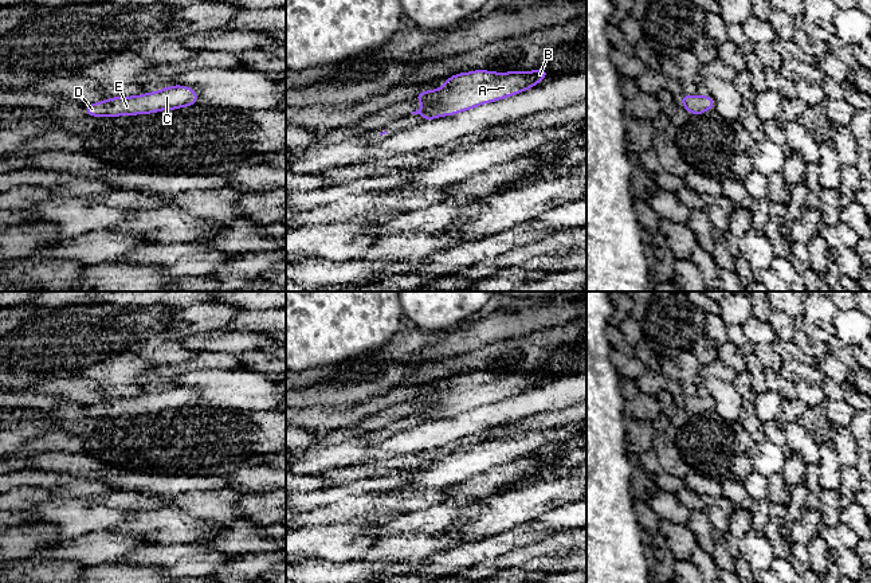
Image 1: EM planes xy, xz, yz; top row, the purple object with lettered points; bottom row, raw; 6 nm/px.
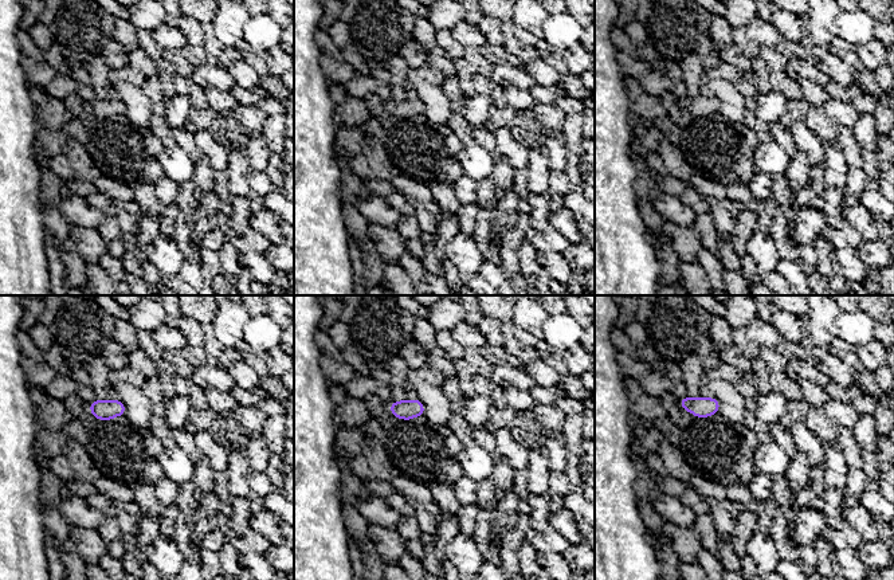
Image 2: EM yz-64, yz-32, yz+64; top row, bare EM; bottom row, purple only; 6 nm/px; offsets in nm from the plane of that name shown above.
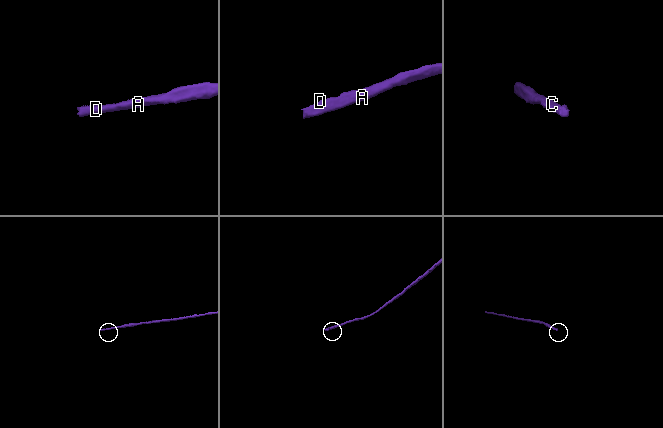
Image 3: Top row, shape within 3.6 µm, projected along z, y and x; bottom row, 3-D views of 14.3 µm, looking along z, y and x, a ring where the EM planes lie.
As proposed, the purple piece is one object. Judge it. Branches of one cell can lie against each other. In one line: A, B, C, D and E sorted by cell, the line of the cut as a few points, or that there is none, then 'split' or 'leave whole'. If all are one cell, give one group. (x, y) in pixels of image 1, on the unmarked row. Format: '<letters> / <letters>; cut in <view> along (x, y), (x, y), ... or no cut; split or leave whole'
A B C D E; no cut; leave whole

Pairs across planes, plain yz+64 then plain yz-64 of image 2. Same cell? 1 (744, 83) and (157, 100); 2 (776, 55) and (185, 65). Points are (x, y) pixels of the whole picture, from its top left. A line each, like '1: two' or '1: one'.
1: one
2: one

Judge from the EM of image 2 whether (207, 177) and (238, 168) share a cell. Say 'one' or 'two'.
two

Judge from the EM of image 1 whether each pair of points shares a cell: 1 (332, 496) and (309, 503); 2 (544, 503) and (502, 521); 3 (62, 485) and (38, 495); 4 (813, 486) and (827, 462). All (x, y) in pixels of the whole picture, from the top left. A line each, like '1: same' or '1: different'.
1: same
2: same
3: different
4: same

